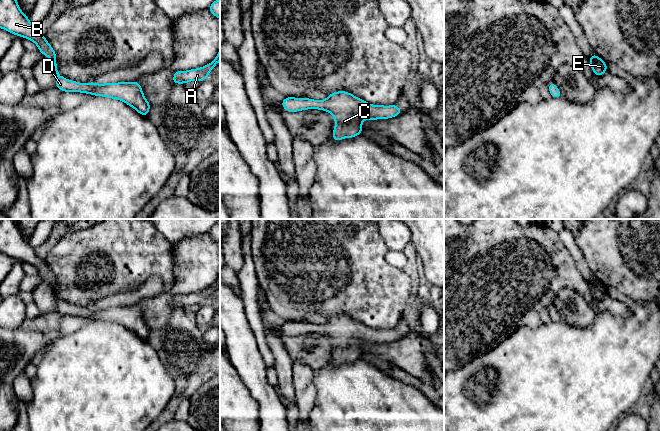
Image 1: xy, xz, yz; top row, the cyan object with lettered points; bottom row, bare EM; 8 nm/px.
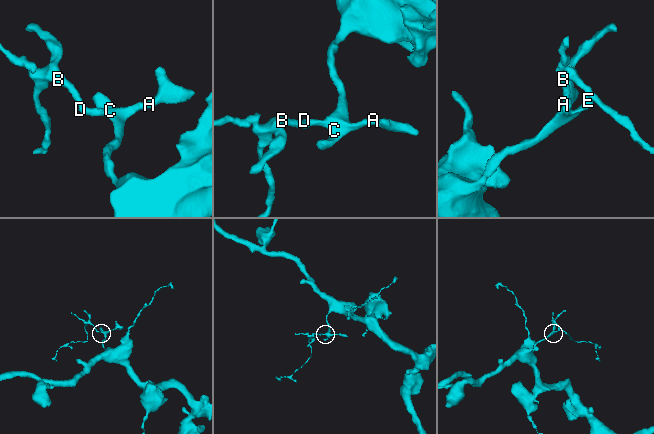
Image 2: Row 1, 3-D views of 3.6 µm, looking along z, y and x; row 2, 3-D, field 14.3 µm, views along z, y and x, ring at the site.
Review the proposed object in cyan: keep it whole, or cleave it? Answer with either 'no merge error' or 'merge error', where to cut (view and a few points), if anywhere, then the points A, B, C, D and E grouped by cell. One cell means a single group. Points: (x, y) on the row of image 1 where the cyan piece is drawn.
no merge error; no cut; A B C D E

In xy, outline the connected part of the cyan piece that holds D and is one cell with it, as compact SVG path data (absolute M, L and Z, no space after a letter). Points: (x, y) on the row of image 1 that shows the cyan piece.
M0 0L0 28L14 35L31 40L38 50L54 64L57 74L56 87L65 92L81 92L121 100L142 116L147 116L151 105L145 98L141 85L136 81L104 83L79 83L61 76L57 70L56 52L47 42L44 35L38 33L20 9L17 0Z

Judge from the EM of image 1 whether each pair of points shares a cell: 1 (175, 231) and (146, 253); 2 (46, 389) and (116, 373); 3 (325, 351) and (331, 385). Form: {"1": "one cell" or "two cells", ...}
{"1": "two cells", "2": "one cell", "3": "two cells"}

